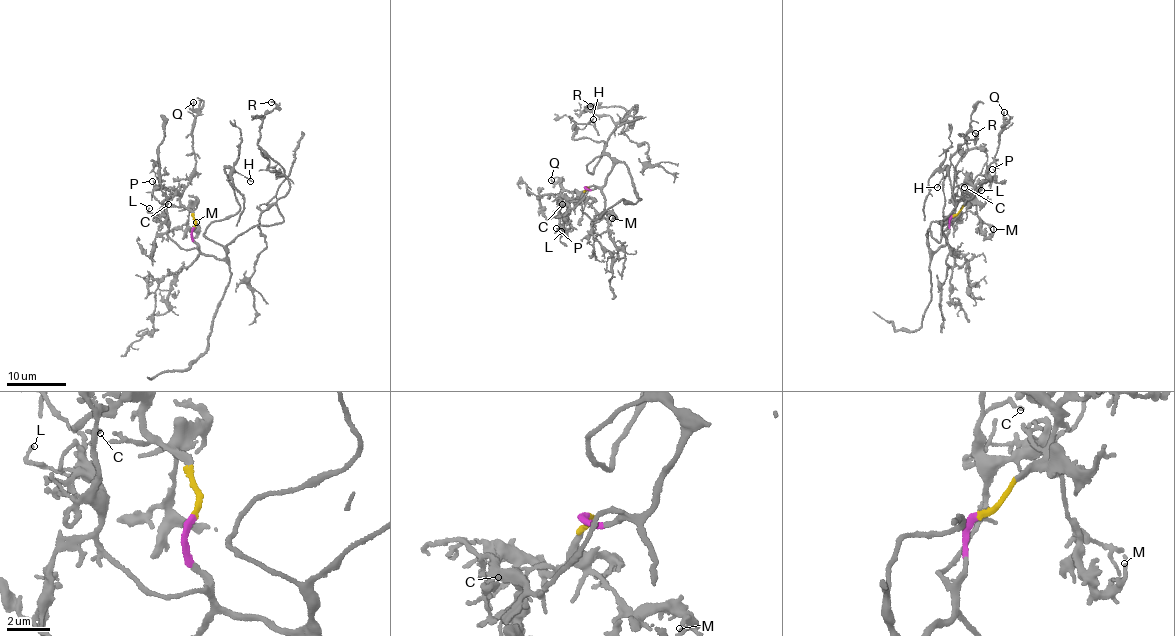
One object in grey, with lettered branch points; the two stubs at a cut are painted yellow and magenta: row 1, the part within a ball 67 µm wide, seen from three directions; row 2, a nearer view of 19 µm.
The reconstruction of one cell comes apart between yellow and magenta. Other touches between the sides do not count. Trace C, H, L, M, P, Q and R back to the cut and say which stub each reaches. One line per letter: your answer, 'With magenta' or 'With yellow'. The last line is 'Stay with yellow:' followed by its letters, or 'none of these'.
C: With magenta
H: With magenta
L: With magenta
M: With yellow
P: With yellow
Q: With yellow
R: With magenta
Stay with yellow: M, P, Q

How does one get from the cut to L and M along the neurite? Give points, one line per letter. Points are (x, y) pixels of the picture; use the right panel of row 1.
L: (952, 216), (946, 233), (941, 232), (945, 231), (956, 205), (982, 190)
M: (952, 216), (970, 203), (975, 207), (982, 231), (988, 236), (993, 229)

